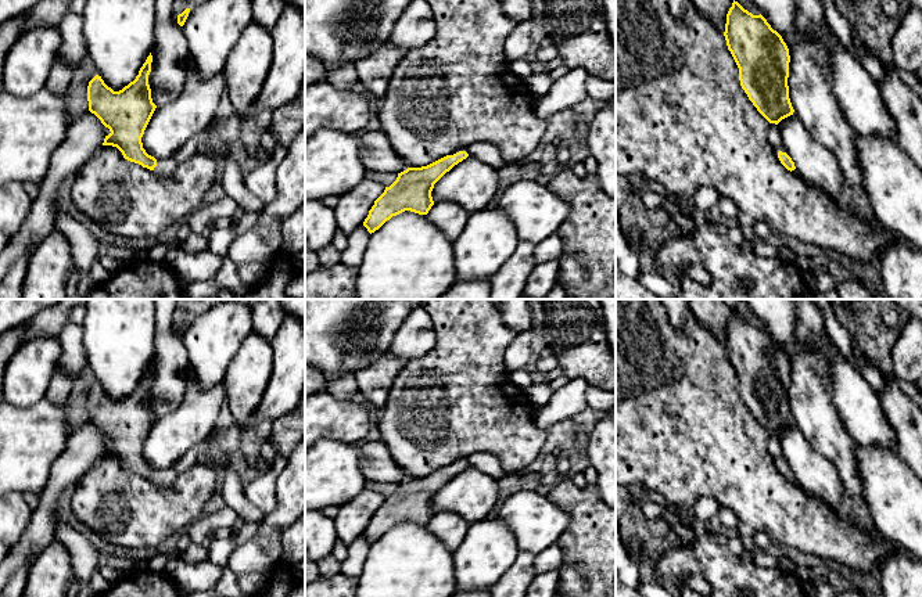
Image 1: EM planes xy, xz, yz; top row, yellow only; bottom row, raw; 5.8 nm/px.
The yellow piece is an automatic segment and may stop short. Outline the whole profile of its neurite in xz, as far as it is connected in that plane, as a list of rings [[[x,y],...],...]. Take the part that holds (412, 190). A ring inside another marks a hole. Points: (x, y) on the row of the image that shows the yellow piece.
[[[459,151],[427,166],[408,168],[398,173],[397,180],[385,187],[384,193],[374,201],[363,226],[372,234],[392,216],[405,211],[427,215],[434,205],[431,197],[434,184],[467,157],[466,151]]]

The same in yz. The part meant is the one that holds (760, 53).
[[[735,0],[727,14],[724,36],[739,68],[740,86],[757,111],[775,125],[793,115],[788,86],[790,55],[782,36],[761,14],[753,15]]]

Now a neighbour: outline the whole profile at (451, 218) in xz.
[[[440,201],[426,216],[453,242],[460,235],[470,213],[459,204]]]

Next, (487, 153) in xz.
[[[474,143],[466,148],[466,152],[495,169],[505,166],[499,148],[491,143]]]

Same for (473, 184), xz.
[[[471,155],[446,172],[431,191],[434,204],[451,201],[469,213],[487,208],[498,195],[498,169]]]

